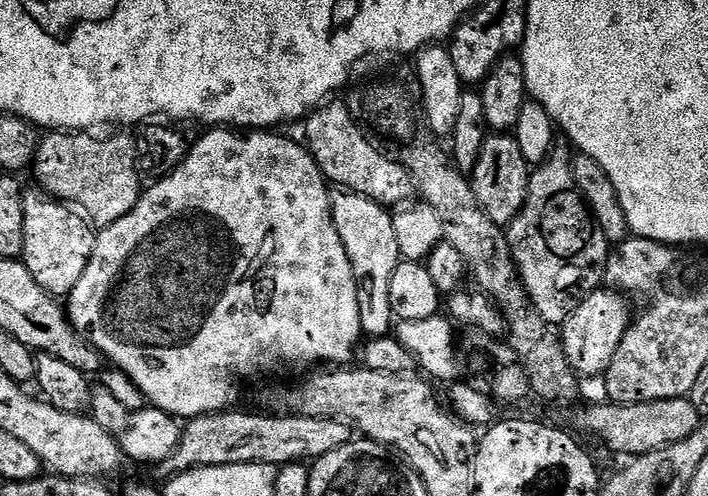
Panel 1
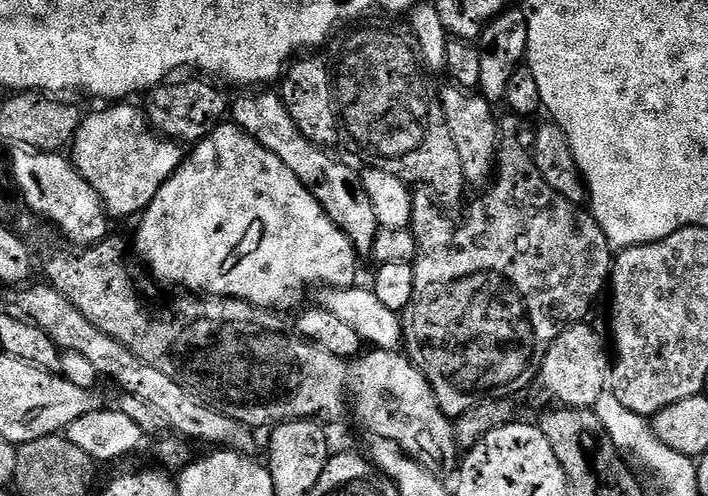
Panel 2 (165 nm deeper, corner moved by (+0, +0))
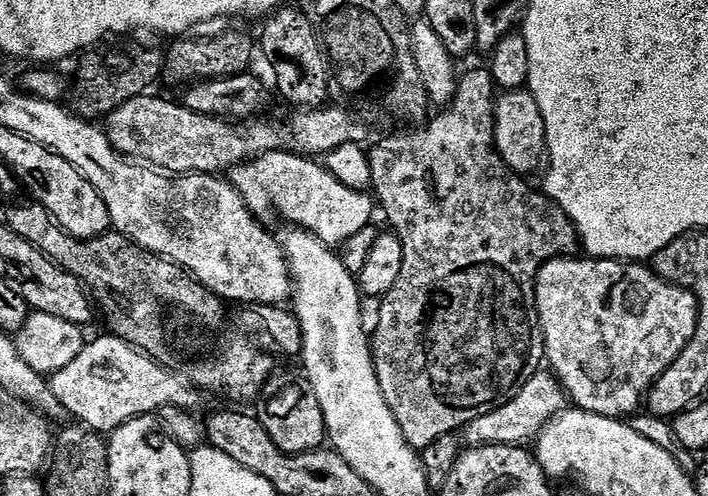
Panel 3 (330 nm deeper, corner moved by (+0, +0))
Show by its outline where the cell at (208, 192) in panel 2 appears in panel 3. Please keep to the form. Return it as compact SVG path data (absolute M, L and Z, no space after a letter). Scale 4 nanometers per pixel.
M267 152L264 156L257 156L254 160L237 164L231 169L230 183L244 199L253 216L265 218L264 216L276 211L282 219L289 220L289 225L314 234L321 242L329 246L343 246L350 238L354 238L354 234L358 234L358 230L369 227L373 223L374 200L367 191L344 186L334 174L328 172L323 163L307 156L297 156L295 152Z

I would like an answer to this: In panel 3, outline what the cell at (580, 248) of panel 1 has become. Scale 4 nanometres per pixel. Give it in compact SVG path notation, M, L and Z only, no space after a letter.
M487 67L476 68L465 76L463 73L459 77L454 98L443 110L437 111L440 113L436 117L433 115L427 123L420 126L425 128L418 129L416 133L404 132L401 136L388 136L385 140L378 141L367 153L371 187L376 188L374 196L378 201L379 211L380 208L384 211L384 216L388 219L387 227L402 242L402 274L398 274L394 290L387 292L379 301L380 313L376 316L376 329L371 329L370 332L372 361L376 367L378 386L382 386L382 398L386 398L386 406L390 406L406 442L417 450L423 450L432 442L437 442L443 435L459 433L468 421L482 418L482 414L490 414L506 406L506 402L510 402L510 398L518 394L520 387L530 382L534 373L541 371L545 363L544 335L540 333L540 319L536 313L536 275L546 262L575 257L581 247L580 236L569 216L543 191L536 189L535 192L525 177L512 172L510 166L502 162L494 142L494 105L497 95L497 86Z

